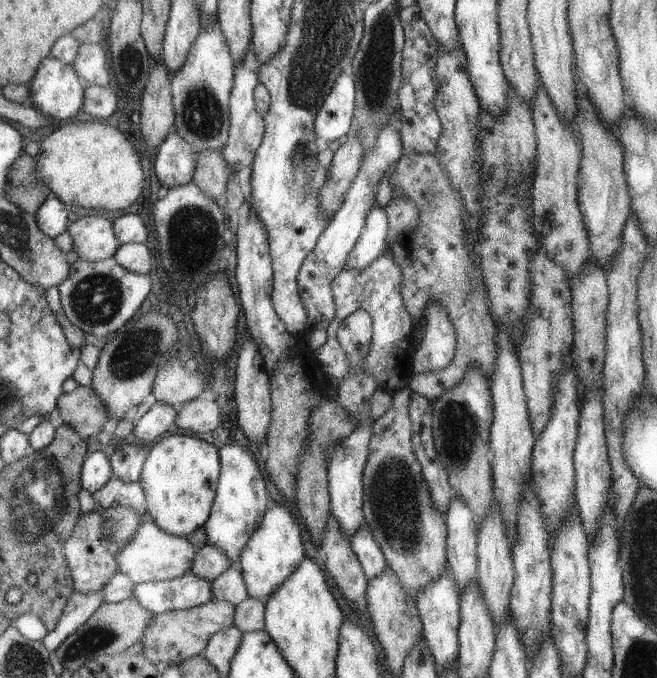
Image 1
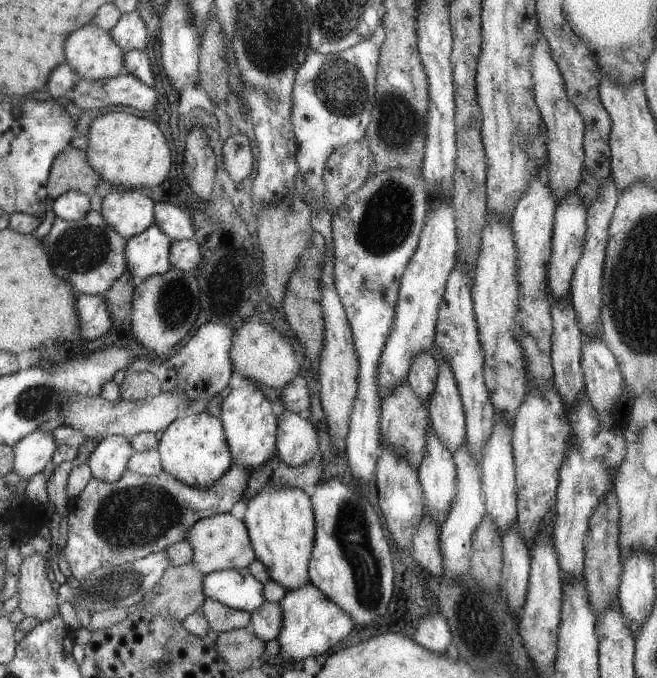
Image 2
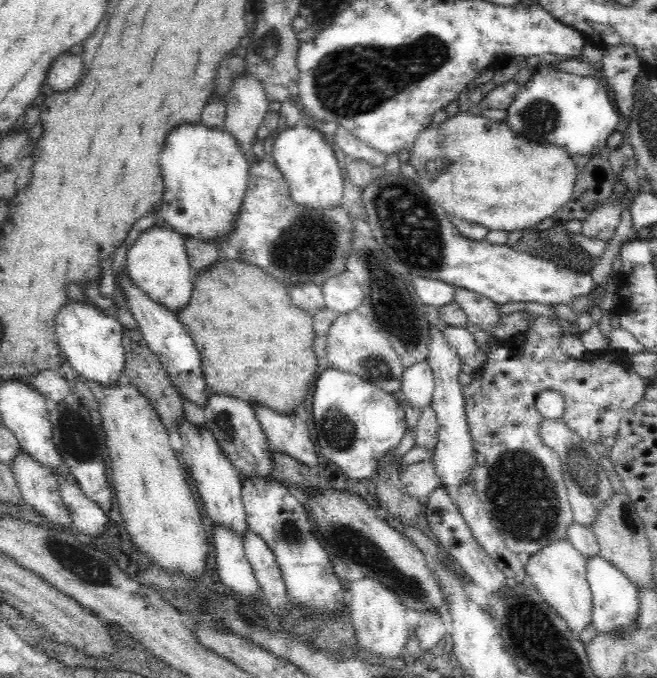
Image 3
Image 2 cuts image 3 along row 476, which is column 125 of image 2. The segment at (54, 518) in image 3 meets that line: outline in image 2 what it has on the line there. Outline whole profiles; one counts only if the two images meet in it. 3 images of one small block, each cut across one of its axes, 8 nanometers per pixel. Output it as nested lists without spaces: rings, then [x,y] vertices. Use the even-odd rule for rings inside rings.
[[[137,10],[131,14],[123,14],[119,18],[119,22],[109,30],[111,38],[121,46],[123,54],[127,52],[143,52],[145,50],[145,42],[147,42],[147,32],[145,32],[145,24],[139,18]]]

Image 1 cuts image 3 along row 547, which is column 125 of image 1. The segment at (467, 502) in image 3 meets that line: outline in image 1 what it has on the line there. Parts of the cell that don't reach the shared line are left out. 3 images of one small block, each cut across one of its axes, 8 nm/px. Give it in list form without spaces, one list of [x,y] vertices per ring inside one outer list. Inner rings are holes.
[[[111,478],[105,482],[105,486],[93,494],[97,500],[97,506],[109,508],[109,506],[123,506],[123,508],[135,508],[139,514],[147,510],[145,506],[145,492],[141,488],[141,482],[123,482],[121,478]]]

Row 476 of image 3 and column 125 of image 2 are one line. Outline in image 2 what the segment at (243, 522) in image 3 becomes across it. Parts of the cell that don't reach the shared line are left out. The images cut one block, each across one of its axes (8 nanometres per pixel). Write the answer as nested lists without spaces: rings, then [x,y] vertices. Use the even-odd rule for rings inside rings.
[[[137,190],[103,194],[101,214],[113,230],[129,240],[155,224],[155,202],[141,196]]]

